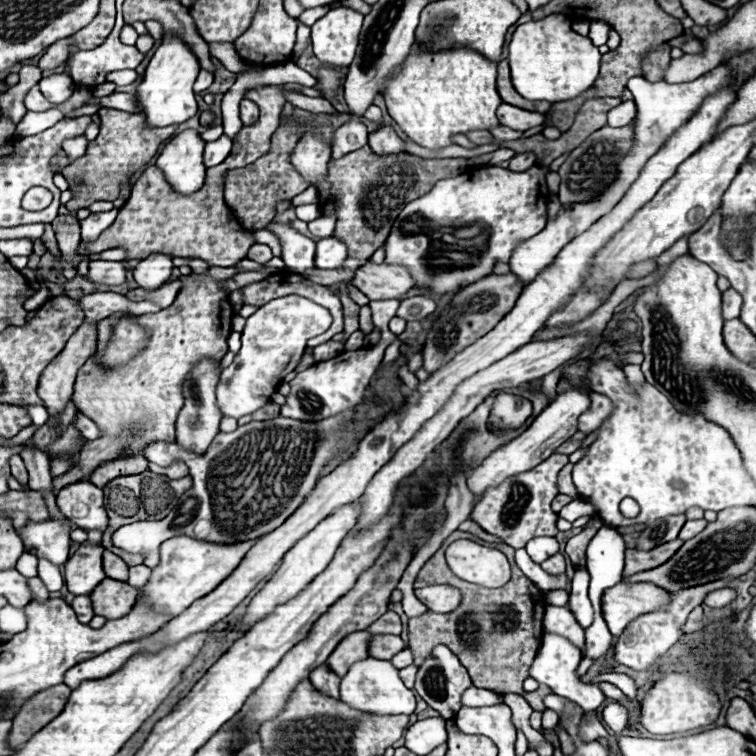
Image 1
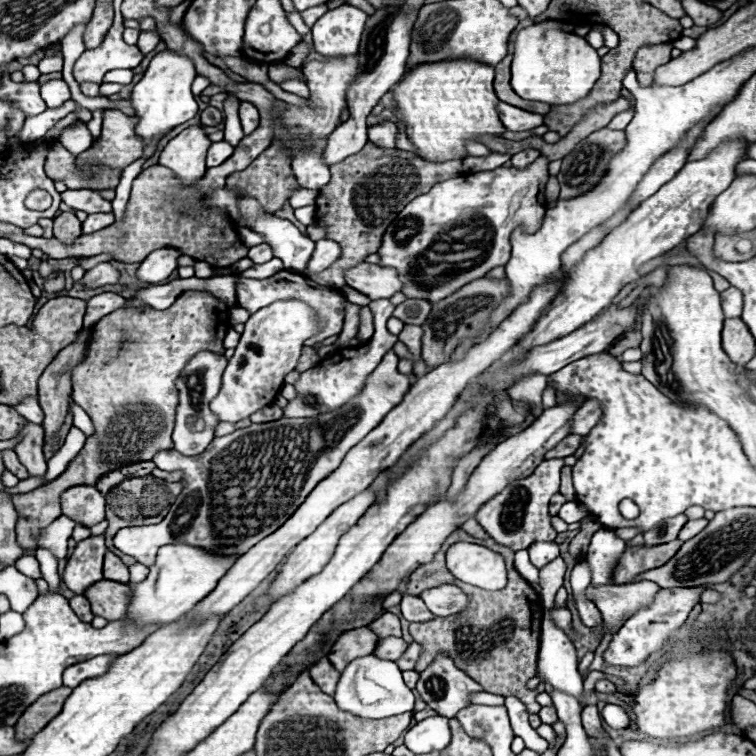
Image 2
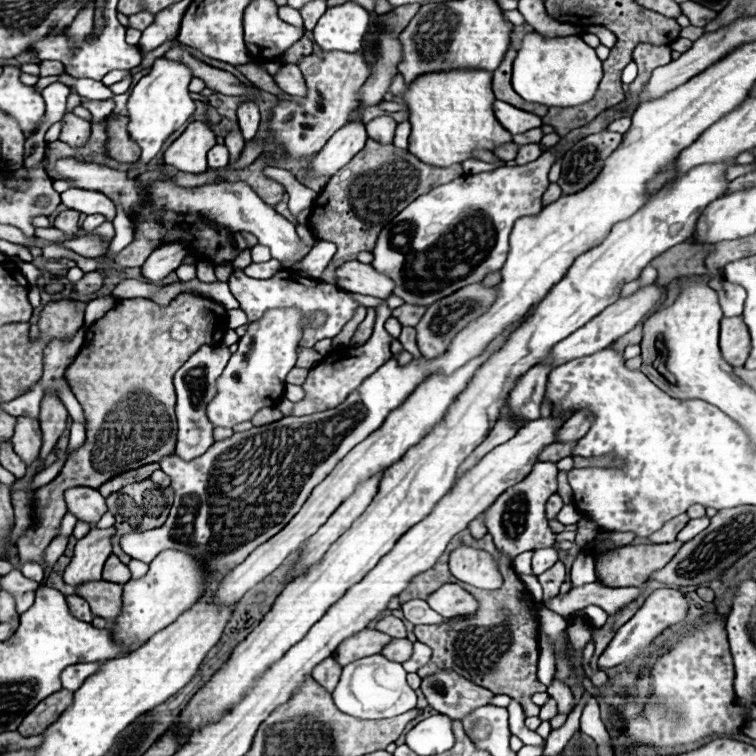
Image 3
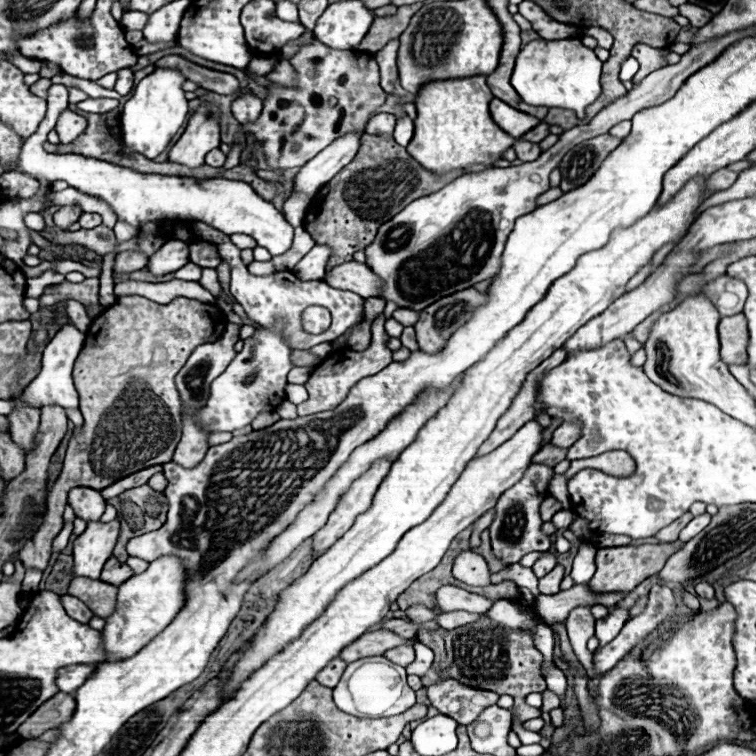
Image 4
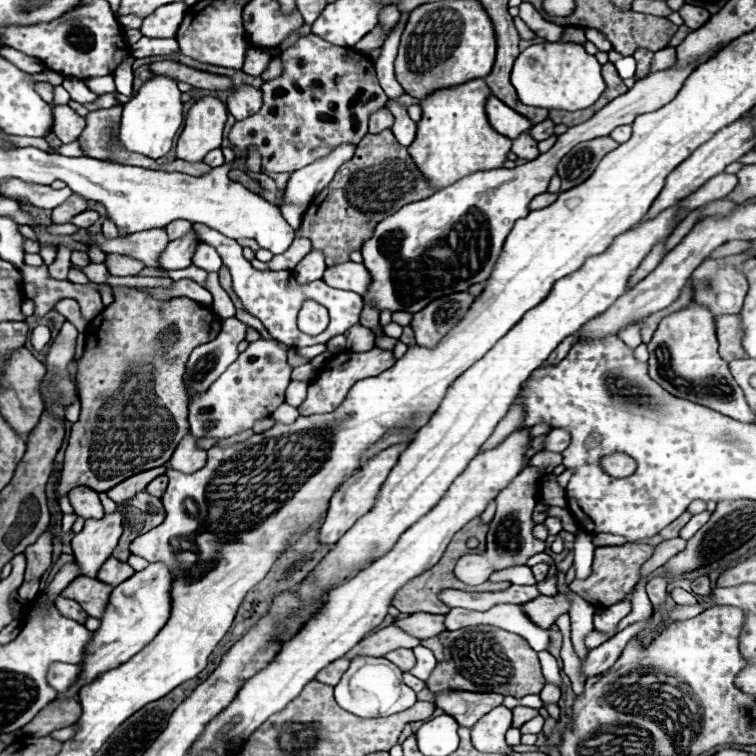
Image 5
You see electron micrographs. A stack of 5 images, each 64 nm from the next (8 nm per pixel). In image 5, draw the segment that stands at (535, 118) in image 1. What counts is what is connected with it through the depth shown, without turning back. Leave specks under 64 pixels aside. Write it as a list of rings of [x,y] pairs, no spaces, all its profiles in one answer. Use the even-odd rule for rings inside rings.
[[[490,96],[486,102],[486,114],[492,128],[512,140],[534,126],[528,118],[522,118],[522,114],[514,114],[514,110],[510,110],[504,102],[498,102],[498,98],[494,96]]]

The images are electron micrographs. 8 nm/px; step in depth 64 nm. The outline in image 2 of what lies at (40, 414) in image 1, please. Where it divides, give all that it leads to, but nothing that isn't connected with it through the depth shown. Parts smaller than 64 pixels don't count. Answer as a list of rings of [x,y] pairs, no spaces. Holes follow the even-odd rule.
[[[26,398],[26,400],[22,400],[20,404],[16,404],[14,408],[16,408],[28,422],[42,424],[42,420],[44,420],[44,412],[38,410],[40,406],[38,406],[38,400],[34,400],[34,398]],[[36,410],[38,410],[38,418],[36,418]]]

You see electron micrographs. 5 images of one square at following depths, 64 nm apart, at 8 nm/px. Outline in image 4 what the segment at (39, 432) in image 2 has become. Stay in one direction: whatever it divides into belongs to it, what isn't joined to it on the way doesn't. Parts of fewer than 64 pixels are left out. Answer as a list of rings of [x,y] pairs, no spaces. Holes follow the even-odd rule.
[[[18,406],[12,414],[8,414],[10,420],[10,436],[12,440],[28,454],[34,448],[34,436],[38,432],[40,422],[40,410],[30,406]]]

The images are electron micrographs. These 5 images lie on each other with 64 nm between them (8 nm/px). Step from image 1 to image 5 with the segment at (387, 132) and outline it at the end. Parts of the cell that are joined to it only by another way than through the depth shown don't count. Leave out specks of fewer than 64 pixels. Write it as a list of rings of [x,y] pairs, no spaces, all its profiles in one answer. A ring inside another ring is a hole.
[[[380,108],[378,112],[374,112],[374,114],[370,116],[368,132],[370,132],[370,134],[378,134],[378,132],[382,132],[382,130],[392,128],[392,124],[394,124],[394,116],[392,116],[386,108]]]

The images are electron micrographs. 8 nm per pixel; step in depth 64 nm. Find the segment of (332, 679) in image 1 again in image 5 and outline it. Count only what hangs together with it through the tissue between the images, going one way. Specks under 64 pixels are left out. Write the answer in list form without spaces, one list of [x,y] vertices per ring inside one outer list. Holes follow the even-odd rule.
[[[338,658],[338,660],[330,662],[330,666],[326,666],[326,668],[320,670],[316,680],[322,682],[322,684],[328,684],[328,686],[336,686],[340,682],[342,674],[348,670],[348,664],[350,664],[348,658]]]

